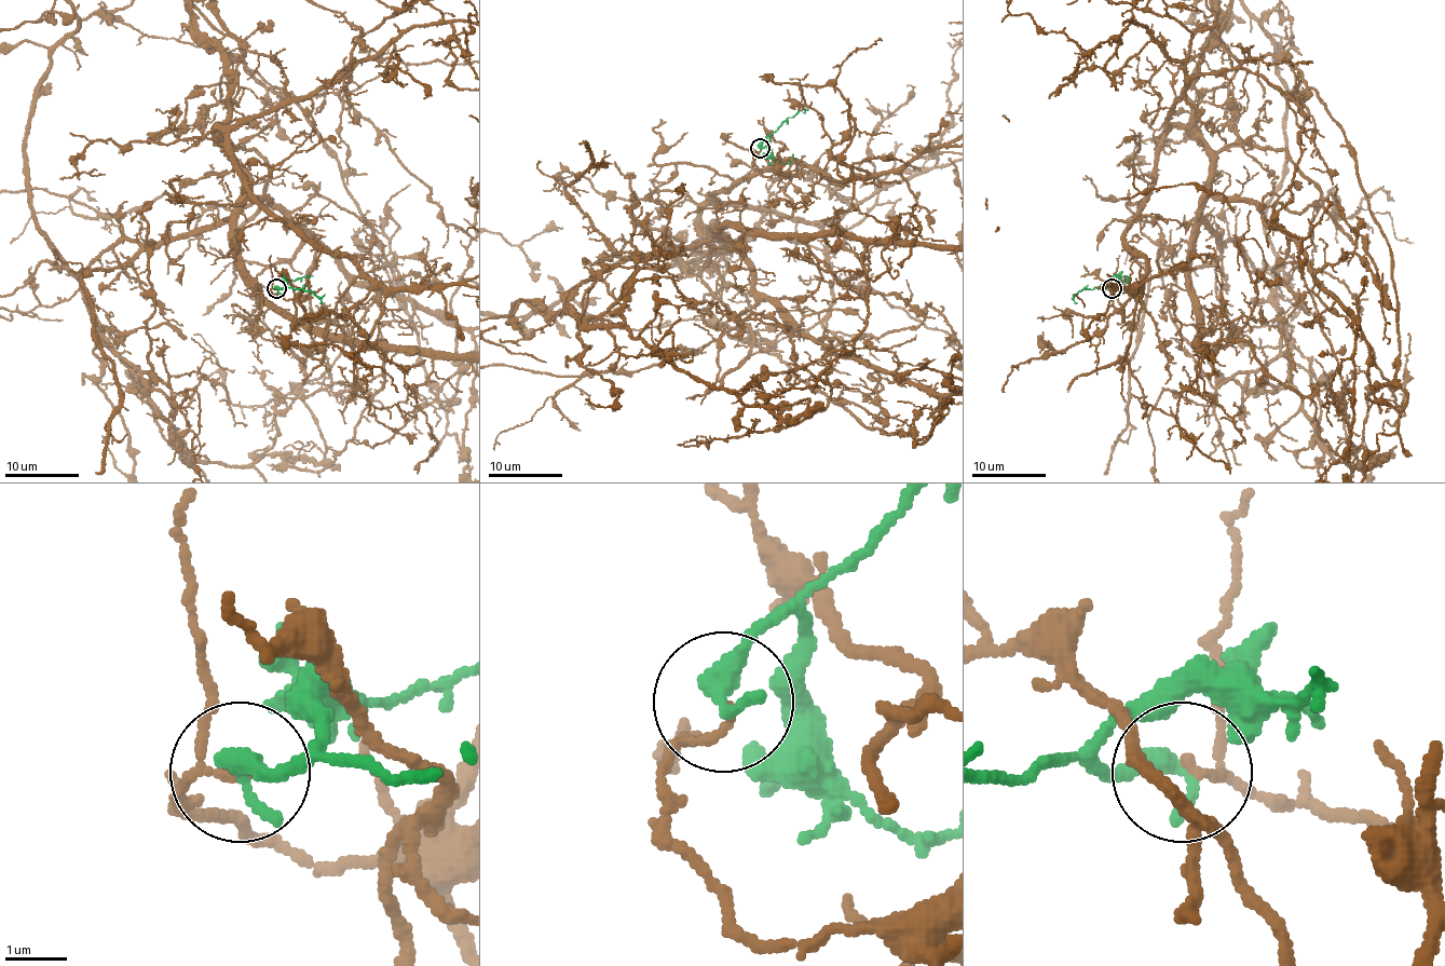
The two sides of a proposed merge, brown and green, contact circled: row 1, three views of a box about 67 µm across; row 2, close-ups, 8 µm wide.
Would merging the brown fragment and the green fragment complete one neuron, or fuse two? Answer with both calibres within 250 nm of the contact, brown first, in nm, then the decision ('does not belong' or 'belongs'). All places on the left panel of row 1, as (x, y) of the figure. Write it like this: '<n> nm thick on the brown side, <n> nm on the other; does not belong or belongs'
140 nm thick on the brown side, 400 nm on the other; does not belong

